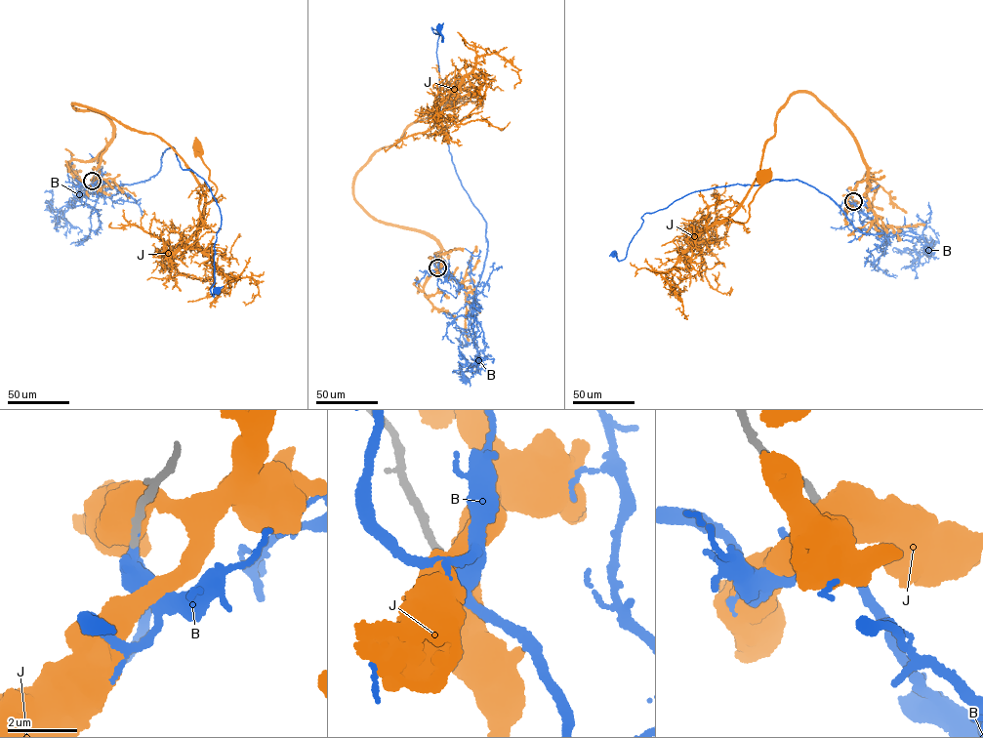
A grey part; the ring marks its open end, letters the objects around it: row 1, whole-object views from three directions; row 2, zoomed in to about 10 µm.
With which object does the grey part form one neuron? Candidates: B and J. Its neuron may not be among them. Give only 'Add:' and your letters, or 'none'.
Add: B

